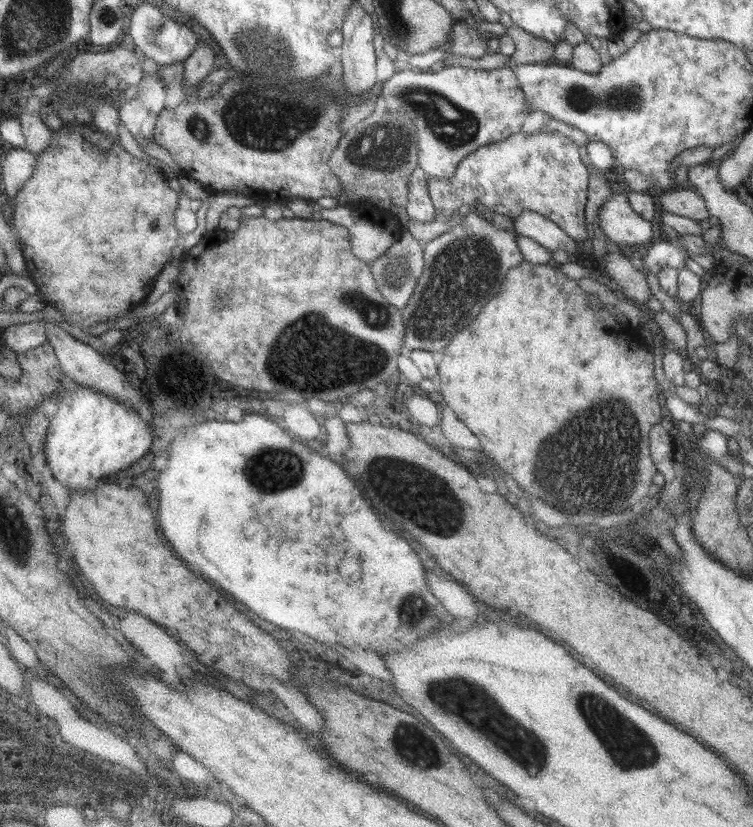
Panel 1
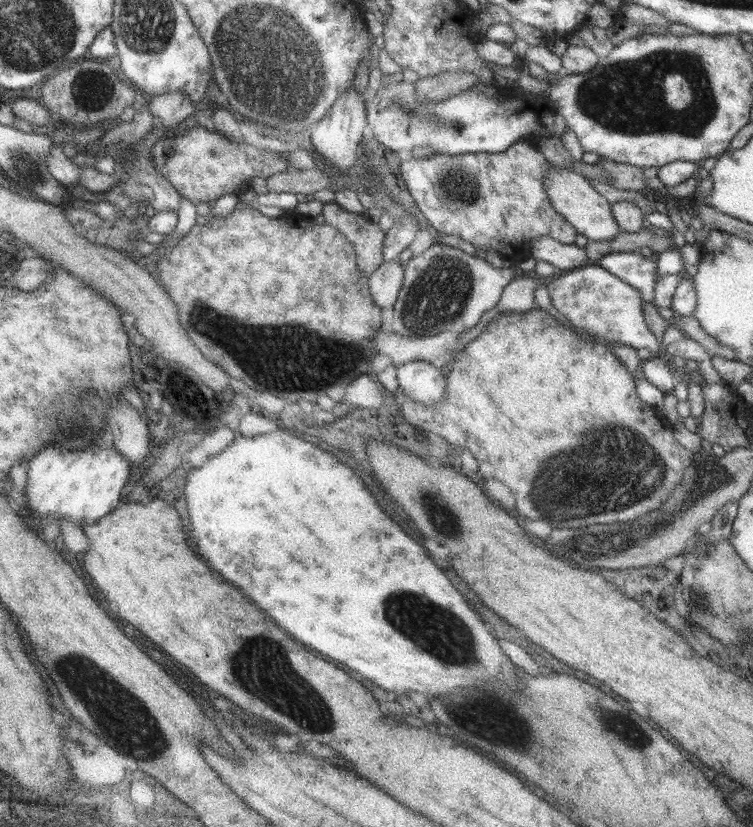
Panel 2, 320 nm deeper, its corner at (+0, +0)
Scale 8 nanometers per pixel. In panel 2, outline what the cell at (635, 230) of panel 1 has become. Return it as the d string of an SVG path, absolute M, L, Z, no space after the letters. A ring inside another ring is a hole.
M554 168L544 174L543 189L553 210L560 214L575 230L587 239L602 241L613 238L621 230L611 216L610 203L597 194L589 181L567 168Z

